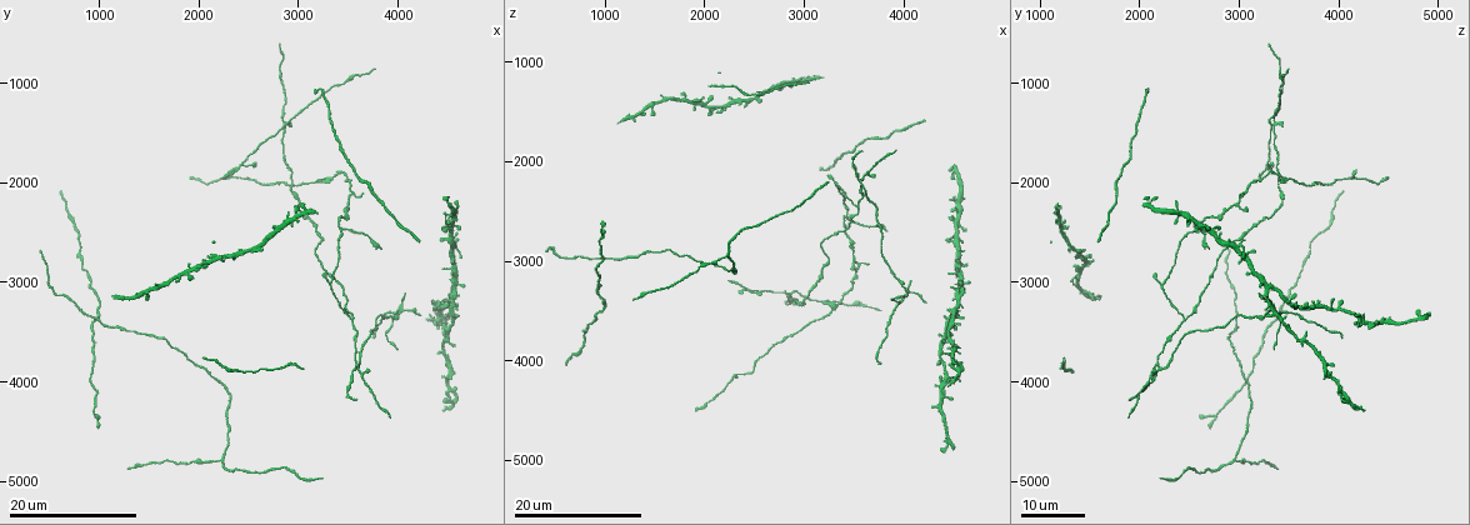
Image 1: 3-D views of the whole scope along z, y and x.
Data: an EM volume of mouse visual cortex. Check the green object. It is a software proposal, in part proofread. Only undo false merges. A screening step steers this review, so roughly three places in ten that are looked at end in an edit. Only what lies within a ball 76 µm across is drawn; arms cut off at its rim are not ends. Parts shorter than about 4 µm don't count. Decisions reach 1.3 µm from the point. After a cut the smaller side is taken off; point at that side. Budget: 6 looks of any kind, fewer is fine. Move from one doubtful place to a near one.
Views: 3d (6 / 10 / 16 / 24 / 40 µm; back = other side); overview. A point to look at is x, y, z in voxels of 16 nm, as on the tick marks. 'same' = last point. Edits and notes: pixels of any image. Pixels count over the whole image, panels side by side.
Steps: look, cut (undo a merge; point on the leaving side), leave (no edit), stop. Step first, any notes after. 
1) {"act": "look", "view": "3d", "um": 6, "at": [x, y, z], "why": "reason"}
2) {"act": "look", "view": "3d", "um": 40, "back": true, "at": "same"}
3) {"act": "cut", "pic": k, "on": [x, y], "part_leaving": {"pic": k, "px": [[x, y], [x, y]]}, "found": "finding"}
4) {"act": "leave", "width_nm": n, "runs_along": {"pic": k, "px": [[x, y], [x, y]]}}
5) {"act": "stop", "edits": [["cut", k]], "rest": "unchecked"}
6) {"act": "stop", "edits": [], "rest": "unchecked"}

{"act": "look", "view": "3d", "um": 16, "at": [3540, 3340, 2440], "why": "a fork"}

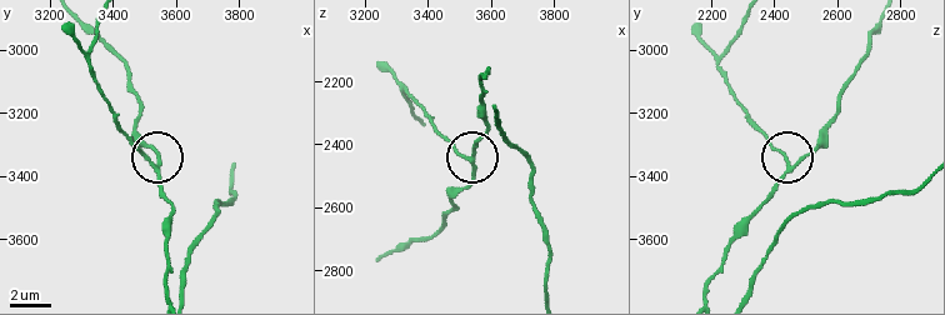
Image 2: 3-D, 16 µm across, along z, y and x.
{"act": "look", "view": "3d", "um": 10, "at": [3520, 3370, 2440]}

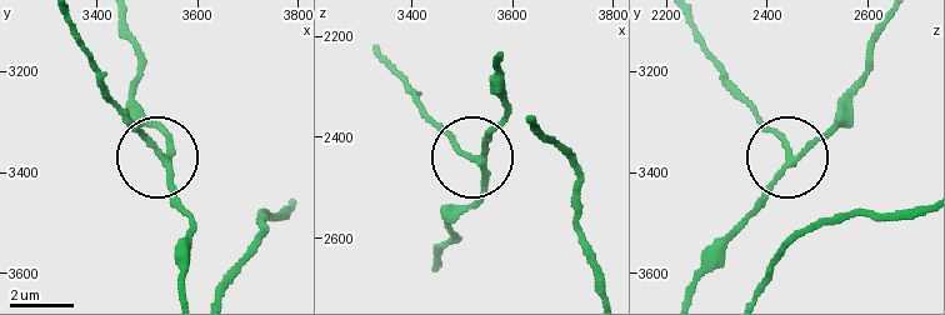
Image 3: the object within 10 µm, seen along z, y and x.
{"act": "leave", "side_arm_um": 64, "runs_along": {"pic": 3, "px": [[181, 289], [189, 225], [160, 163], [163, 136], [144, 114]]}, "found": "continuous, no second cell"}

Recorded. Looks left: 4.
{"act": "look", "view": "3d", "um": 24, "at": [3560, 3840, 2200], "why": "four or more arms meet"}

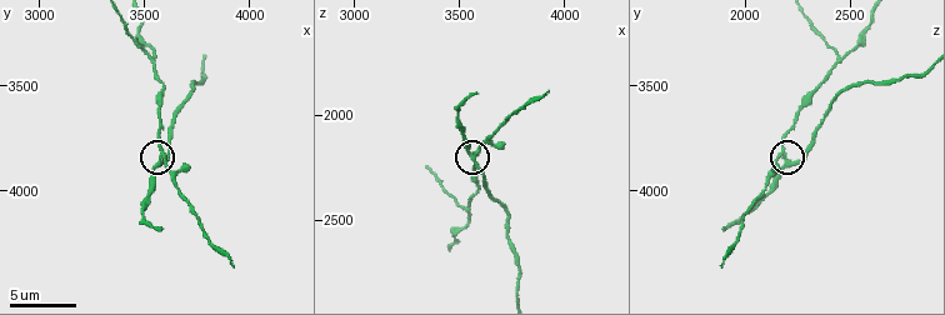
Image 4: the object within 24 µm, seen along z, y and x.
{"act": "look", "view": "3d", "um": 6, "at": [3580, 3870, 2200], "why": "zoom in"}

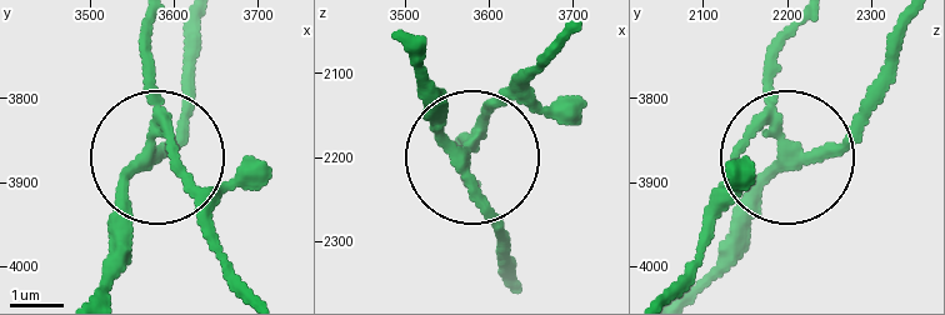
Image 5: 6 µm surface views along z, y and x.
{"act": "cut", "pic": 5, "on": [485, 218], "arms": 4, "part_leaving": {"pic": 5, "px": [[475, 145], [471, 180], [503, 239], [503, 270]]}, "found": "two cells meet here"}

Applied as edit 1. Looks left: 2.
{"act": "look", "view": "3d", "um": 16, "at": [2820, 1460, 3300], "why": "two arms in line, one across"}

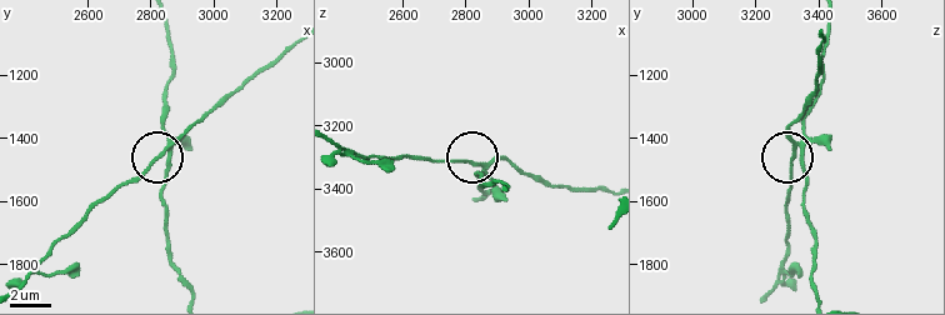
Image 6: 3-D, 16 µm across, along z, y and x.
{"act": "look", "view": "3d", "um": 10, "at": [2820, 1470, 3320], "why": "closer look"}

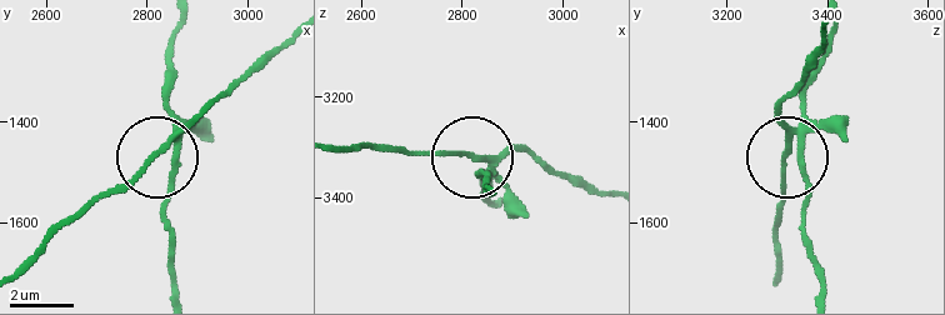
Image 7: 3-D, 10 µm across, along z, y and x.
{"act": "cut", "pic": 7, "on": [214, 104], "arms": 3, "part_leaving": {"pic": 7, "px": [[181, 131], [293, 43]]}, "found": "a second cell is stuck on"}

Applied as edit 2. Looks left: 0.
{"act": "stop", "edits": [["cut", 5], ["cut", 7]], "rest": "unchecked"}

